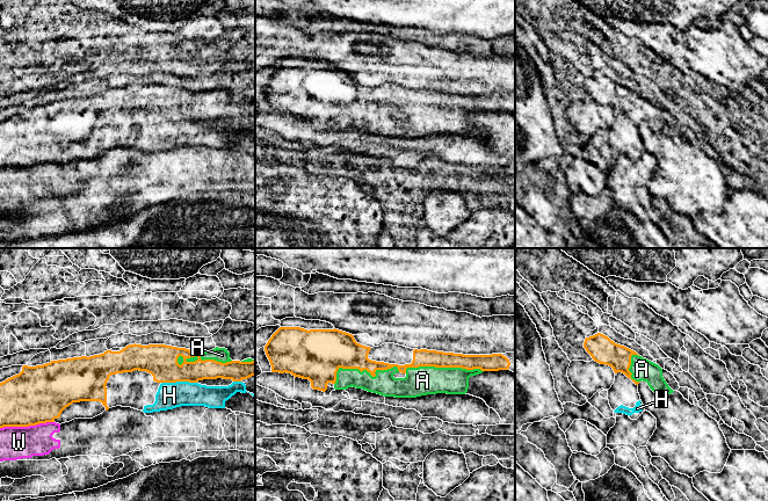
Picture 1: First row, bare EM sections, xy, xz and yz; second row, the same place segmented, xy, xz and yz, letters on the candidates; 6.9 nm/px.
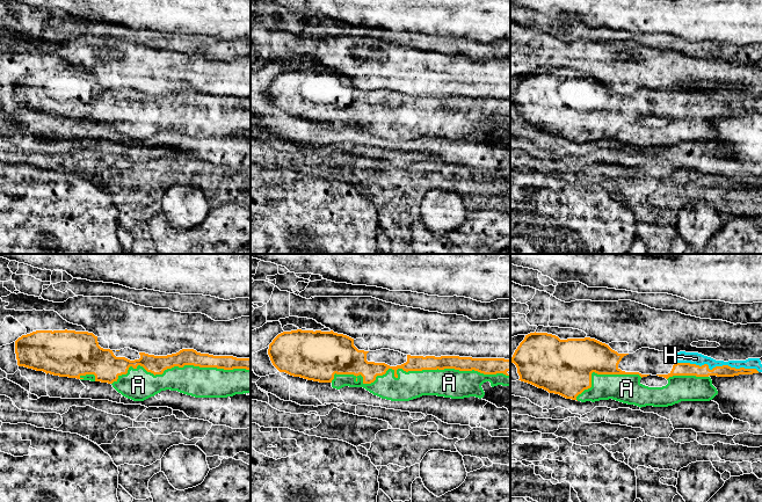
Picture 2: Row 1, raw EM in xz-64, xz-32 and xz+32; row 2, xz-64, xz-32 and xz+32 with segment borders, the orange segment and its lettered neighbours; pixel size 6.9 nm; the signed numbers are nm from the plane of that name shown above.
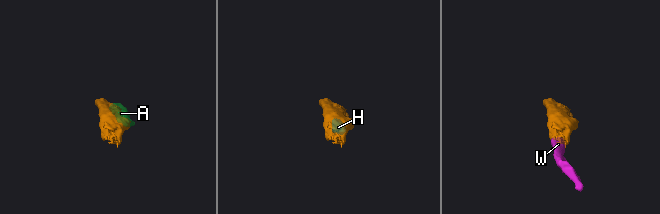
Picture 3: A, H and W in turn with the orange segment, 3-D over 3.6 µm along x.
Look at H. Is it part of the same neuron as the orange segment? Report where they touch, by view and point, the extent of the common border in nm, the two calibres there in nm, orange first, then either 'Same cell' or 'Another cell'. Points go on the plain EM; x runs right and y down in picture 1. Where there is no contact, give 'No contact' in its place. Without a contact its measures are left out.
Touches orange at xy (179, 121). Shared border 240 nm. Thickness 220 nm (orange) against 180 nm. Same cell

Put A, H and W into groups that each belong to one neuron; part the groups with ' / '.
A H / W

